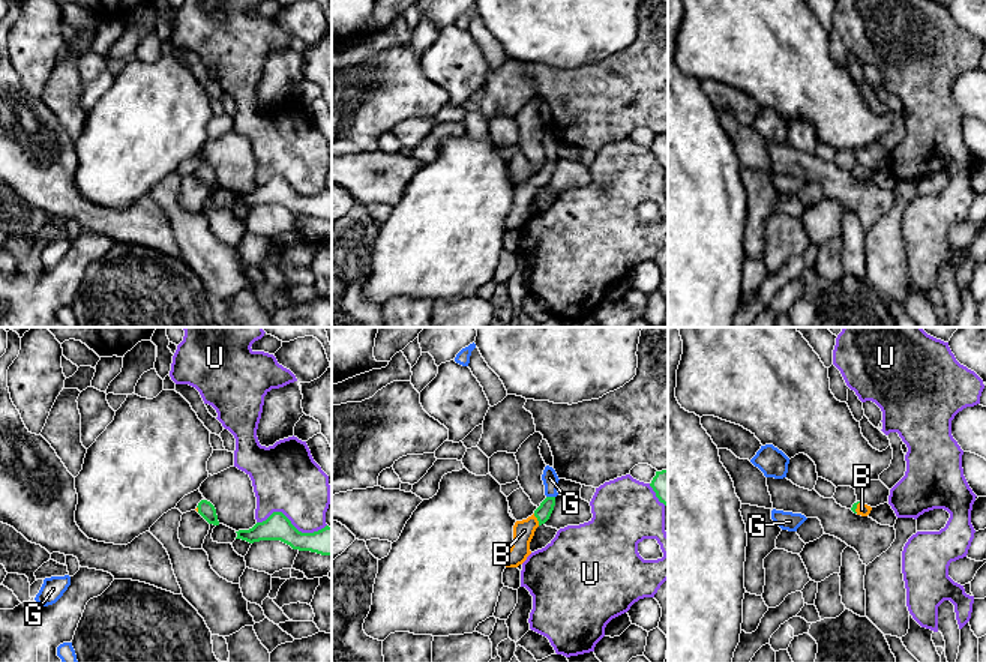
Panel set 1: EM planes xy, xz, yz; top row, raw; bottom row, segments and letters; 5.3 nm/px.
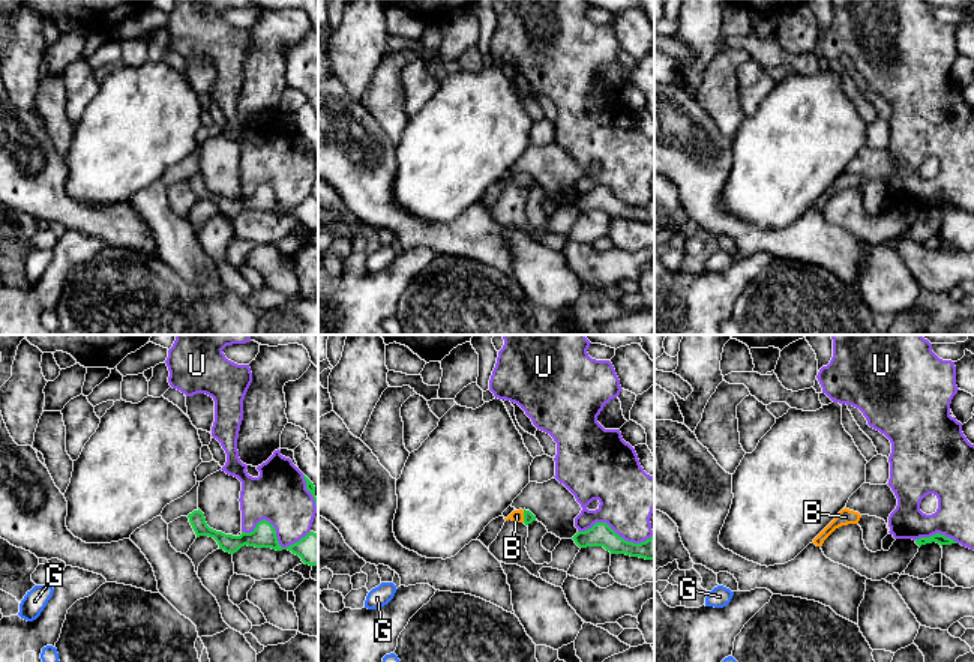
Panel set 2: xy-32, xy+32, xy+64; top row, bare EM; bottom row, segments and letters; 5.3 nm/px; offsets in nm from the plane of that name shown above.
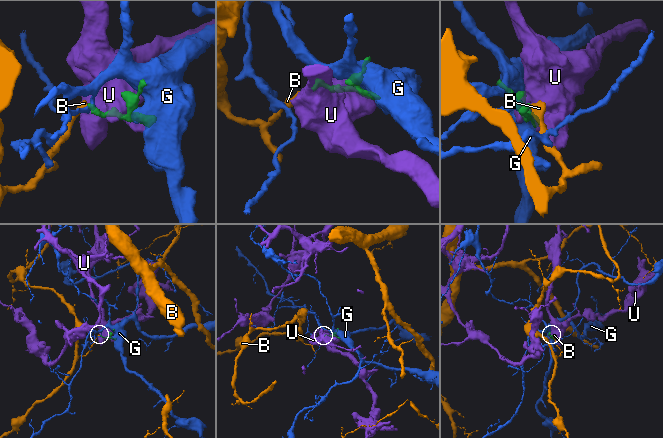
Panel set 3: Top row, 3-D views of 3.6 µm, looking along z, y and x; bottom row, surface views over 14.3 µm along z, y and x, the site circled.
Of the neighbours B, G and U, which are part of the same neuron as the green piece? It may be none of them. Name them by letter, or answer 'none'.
B

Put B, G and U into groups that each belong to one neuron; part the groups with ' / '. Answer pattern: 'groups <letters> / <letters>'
groups B / G / U

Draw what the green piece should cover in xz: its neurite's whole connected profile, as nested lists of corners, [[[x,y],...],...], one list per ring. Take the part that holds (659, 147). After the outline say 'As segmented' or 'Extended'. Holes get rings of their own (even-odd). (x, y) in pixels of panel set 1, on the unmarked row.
[[[668,134],[656,135],[650,150],[656,156],[659,165],[668,170]]]. As segmented

